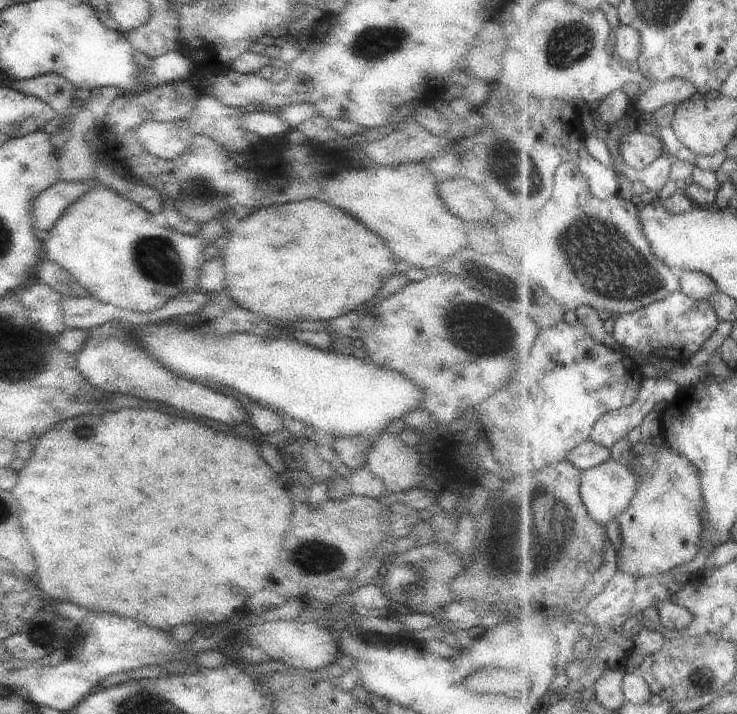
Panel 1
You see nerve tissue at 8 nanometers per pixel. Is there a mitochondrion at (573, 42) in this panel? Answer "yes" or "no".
yes

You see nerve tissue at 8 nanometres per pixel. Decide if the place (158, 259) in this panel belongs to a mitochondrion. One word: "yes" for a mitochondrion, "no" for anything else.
yes

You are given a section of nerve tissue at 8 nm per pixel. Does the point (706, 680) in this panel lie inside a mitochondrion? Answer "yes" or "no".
yes

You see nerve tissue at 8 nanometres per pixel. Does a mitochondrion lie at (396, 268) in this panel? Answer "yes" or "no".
no

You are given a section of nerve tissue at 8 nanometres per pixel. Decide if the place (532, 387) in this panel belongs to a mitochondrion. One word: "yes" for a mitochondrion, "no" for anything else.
no

